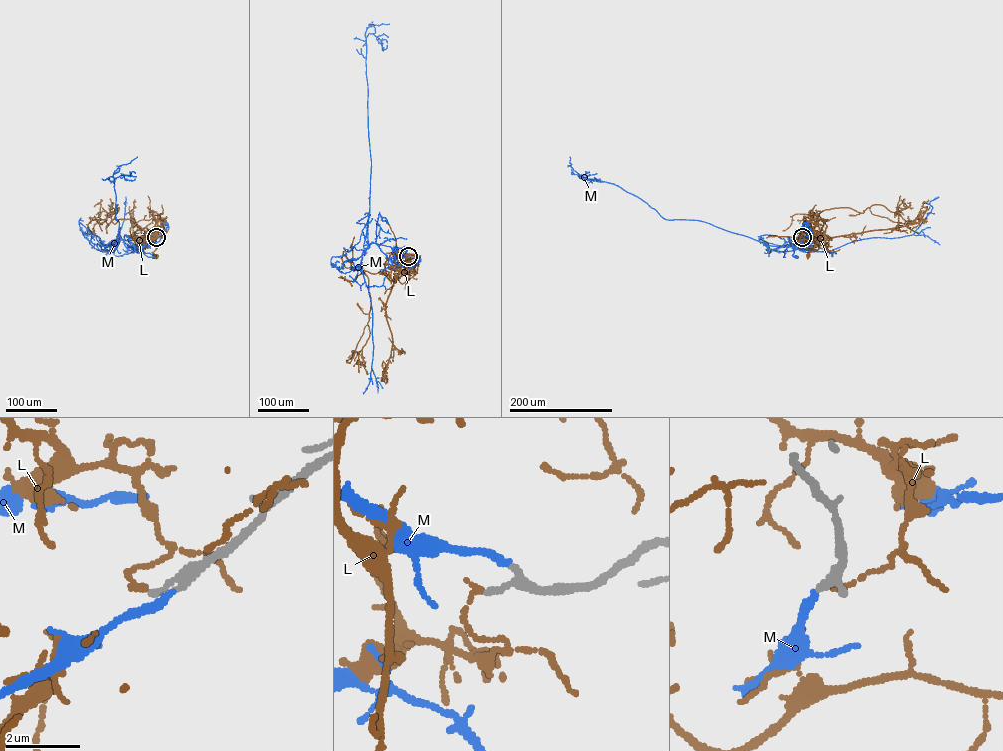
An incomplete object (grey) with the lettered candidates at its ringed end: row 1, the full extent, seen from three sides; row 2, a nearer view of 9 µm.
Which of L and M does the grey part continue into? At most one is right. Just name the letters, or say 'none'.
M

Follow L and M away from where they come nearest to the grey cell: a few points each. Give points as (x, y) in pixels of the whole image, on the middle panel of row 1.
L: (408, 256), (402, 256), (398, 279), (402, 284), (409, 277), (404, 264), (408, 262)
M: (408, 256), (391, 248), (404, 246), (406, 250)

